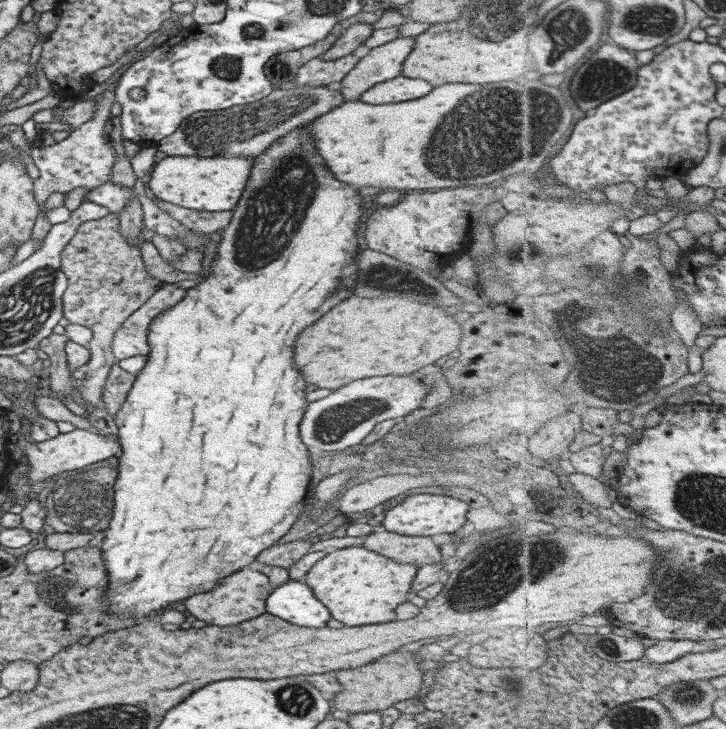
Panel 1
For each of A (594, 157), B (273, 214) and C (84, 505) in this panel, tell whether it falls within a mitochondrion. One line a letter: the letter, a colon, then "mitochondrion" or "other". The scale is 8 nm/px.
A: other
B: mitochondrion
C: mitochondrion

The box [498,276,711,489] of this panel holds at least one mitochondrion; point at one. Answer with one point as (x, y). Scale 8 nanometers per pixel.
(618, 363)

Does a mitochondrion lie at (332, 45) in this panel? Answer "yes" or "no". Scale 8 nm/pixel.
no

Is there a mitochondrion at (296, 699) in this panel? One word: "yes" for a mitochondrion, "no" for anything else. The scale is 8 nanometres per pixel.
yes

